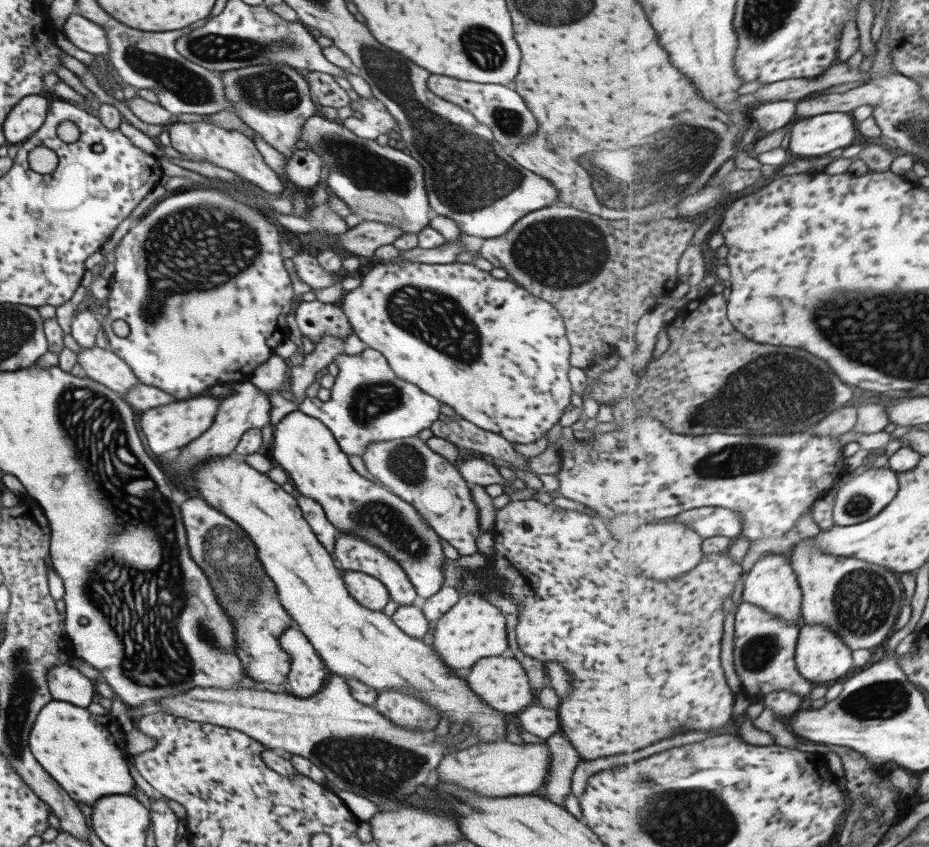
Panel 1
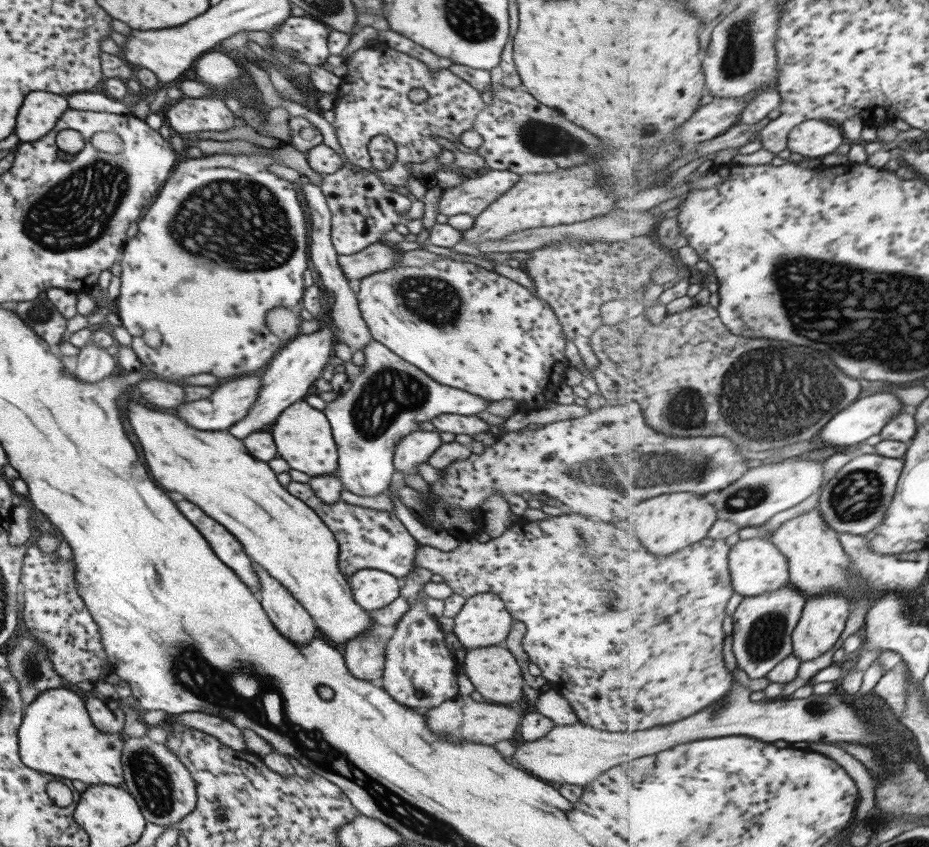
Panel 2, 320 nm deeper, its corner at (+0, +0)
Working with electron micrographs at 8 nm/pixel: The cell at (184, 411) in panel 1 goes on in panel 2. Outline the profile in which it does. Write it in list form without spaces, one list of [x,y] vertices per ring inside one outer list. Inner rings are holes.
[[[245,374],[238,379],[225,382],[223,386],[218,386],[209,398],[197,400],[197,402],[187,402],[177,408],[177,416],[187,422],[189,426],[197,430],[218,430],[225,431],[235,422],[239,422],[251,409],[255,403],[259,388],[261,386],[261,377]]]

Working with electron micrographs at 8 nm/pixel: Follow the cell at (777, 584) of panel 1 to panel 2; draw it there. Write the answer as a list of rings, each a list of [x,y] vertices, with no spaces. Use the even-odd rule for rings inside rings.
[[[751,537],[739,540],[729,553],[729,569],[736,592],[743,597],[759,596],[791,584],[788,558],[767,538]]]

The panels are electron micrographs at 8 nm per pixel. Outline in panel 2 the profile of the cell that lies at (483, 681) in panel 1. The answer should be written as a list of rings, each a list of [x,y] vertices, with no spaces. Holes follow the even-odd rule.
[[[502,644],[465,650],[463,670],[486,702],[508,705],[523,700],[521,686],[524,680],[520,668],[514,656]]]

